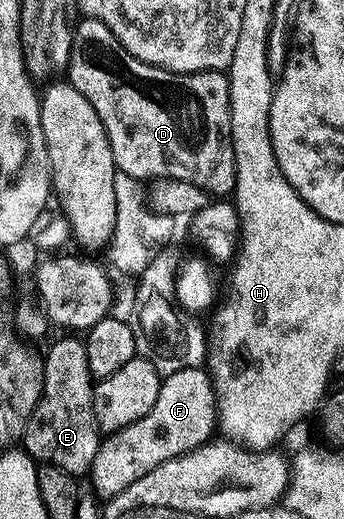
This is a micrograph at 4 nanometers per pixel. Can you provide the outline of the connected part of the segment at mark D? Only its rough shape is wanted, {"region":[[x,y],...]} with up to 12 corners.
{"region":[[74,30],[117,171],[233,193],[230,82]]}

